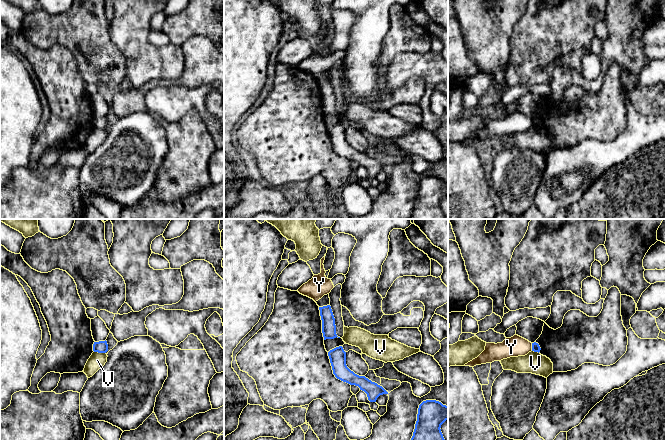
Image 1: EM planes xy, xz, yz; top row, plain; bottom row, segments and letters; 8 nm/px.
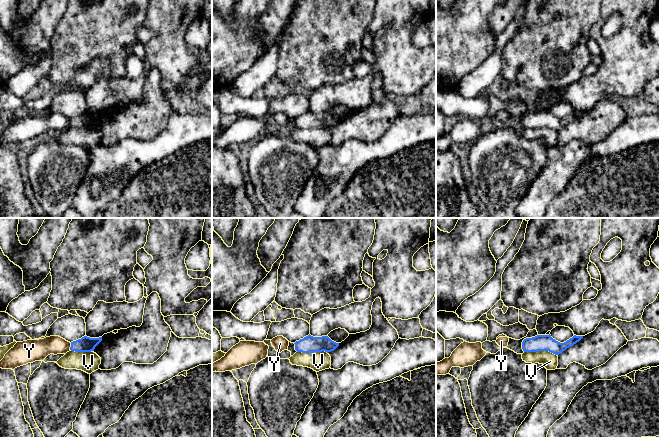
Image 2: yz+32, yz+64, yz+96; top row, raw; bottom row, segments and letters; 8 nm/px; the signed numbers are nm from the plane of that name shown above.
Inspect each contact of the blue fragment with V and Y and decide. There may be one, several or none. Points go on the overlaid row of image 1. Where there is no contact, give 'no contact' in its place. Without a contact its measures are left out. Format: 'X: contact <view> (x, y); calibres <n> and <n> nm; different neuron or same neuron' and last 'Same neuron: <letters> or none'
V: contact xy (100, 352); calibres 100 and 130 nm; different neuron
Y: contact yz (532, 347); calibres 60 and 160 nm; different neuron
Same neuron: none

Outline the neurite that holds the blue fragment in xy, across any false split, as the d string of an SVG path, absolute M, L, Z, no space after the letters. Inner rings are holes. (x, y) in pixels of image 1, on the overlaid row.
M107 341L94 342L93 351L98 353L106 353L108 351Z

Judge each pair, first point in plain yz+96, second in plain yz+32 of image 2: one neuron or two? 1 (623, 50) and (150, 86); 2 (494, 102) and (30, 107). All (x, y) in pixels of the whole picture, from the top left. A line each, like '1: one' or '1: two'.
1: two
2: two

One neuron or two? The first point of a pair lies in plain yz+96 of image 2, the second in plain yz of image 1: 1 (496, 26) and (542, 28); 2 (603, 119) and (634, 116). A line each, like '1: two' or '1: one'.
1: two
2: two

